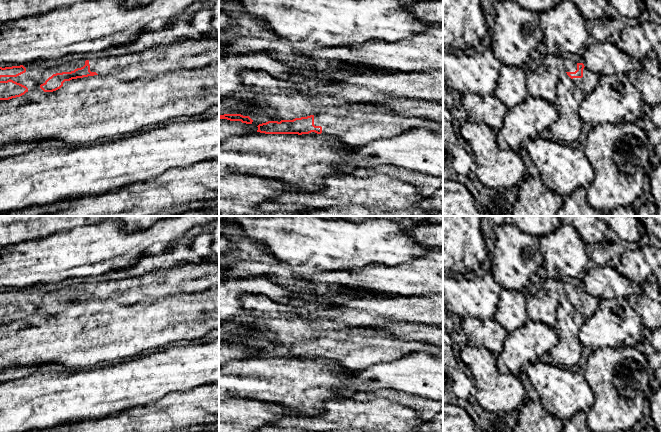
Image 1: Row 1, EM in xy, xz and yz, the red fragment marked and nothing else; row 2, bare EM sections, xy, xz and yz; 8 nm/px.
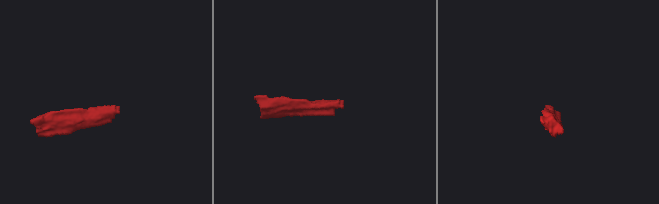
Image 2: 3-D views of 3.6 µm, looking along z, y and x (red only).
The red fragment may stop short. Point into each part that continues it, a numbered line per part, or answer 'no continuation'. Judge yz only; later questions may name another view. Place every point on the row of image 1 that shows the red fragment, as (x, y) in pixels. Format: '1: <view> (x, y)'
1: yz (587, 83)

